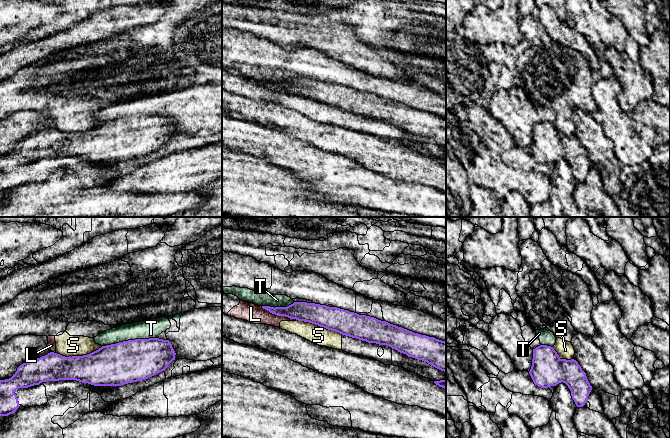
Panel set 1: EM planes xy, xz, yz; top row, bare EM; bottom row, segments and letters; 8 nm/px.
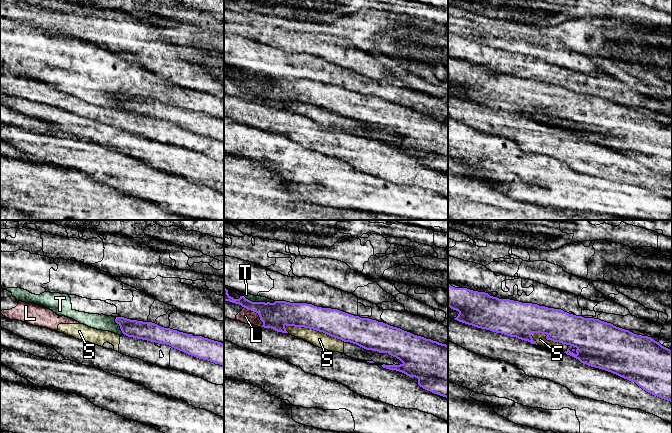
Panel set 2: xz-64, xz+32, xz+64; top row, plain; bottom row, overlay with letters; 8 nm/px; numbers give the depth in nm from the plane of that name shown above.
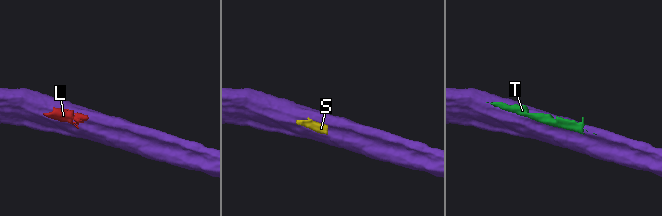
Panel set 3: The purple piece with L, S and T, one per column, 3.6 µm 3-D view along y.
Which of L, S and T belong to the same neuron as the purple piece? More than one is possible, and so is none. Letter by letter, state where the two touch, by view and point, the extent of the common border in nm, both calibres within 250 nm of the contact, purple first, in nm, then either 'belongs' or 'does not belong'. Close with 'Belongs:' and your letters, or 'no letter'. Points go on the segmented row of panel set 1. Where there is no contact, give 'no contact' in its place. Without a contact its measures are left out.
L: contact xz (279, 315); length 300 nm; calibres 160 and 150 nm; does not belong
S: contact xy (79, 356); length 380 nm; calibres 320 and 170 nm; does not belong
T: contact xy (128, 340); length 440 nm; calibres 340 and 150 nm; does not belong
Belongs: no letter

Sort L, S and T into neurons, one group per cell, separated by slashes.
L S / T

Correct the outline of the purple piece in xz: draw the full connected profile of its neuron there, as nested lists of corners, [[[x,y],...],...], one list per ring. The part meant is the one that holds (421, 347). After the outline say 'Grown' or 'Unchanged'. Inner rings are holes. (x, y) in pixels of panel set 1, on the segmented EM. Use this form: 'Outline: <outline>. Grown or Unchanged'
Outline: [[[294,302],[287,307],[262,306],[277,316],[309,322],[368,343],[386,345],[446,372],[446,342],[337,307]]]. Unchanged

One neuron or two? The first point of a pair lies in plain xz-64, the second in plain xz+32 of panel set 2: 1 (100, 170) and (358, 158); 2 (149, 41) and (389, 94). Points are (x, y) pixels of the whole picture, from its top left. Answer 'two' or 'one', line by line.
1: two
2: two

